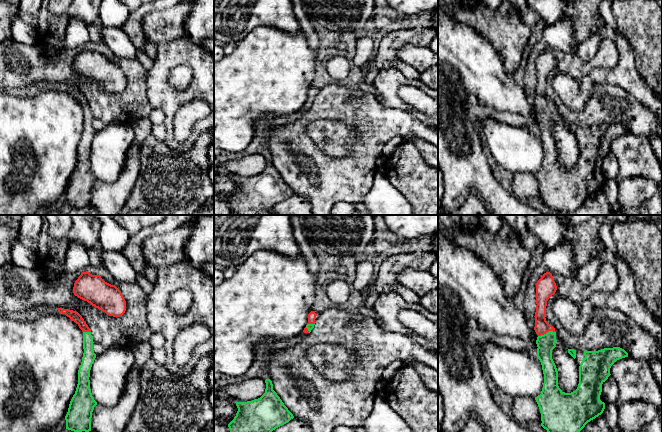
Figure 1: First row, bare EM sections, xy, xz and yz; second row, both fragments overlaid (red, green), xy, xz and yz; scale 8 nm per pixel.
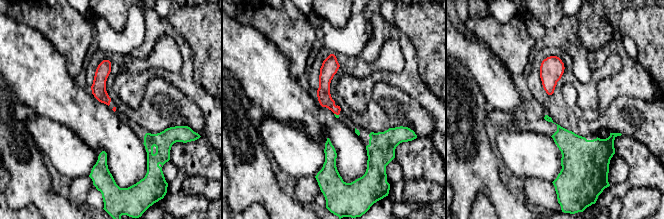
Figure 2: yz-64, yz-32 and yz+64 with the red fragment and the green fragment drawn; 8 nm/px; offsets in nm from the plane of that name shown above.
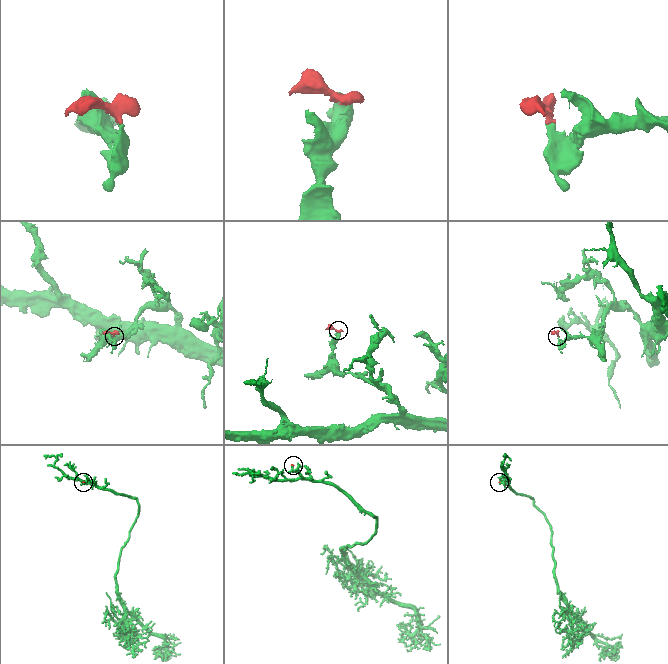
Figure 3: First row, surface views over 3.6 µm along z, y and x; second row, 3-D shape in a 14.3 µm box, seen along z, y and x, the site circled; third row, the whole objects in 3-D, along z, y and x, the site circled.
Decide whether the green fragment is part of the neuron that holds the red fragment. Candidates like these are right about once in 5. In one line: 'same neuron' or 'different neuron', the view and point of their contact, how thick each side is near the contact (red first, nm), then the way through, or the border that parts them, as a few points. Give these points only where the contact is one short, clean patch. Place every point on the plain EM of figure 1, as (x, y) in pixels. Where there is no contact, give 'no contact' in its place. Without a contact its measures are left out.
same neuron; meets red in yz at (546, 108); 110 nm thick on the red side, 140 nm on the other; runs through yz (542, 102), (546, 108), (546, 119)

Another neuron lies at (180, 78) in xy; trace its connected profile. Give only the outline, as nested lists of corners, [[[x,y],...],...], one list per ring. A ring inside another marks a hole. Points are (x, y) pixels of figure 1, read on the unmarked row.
[[[180,65],[172,70],[169,81],[177,90],[185,90],[191,84],[193,72],[190,67]]]

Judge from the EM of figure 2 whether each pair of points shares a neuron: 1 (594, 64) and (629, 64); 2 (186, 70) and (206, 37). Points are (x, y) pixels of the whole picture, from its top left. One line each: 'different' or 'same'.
1: same
2: different

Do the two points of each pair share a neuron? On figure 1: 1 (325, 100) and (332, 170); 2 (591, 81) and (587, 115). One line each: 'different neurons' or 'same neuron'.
1: same neuron
2: different neurons

